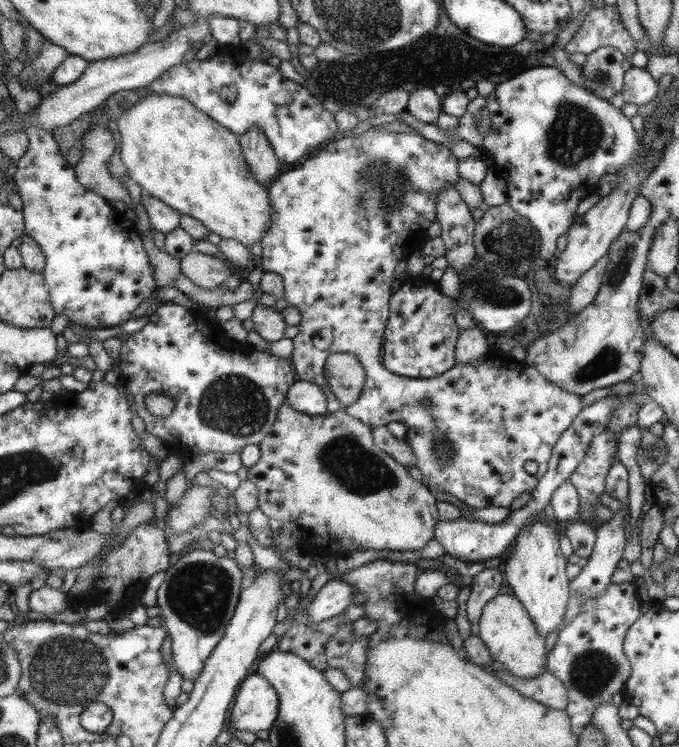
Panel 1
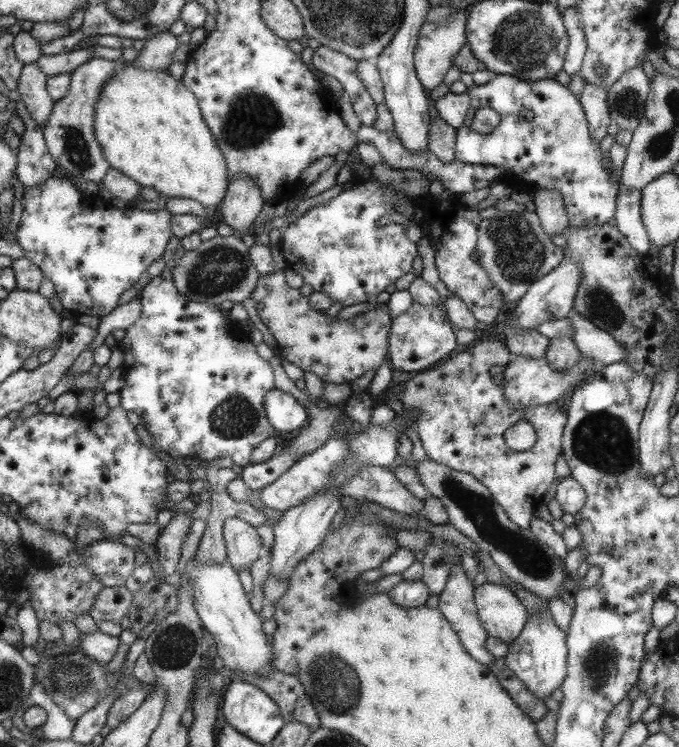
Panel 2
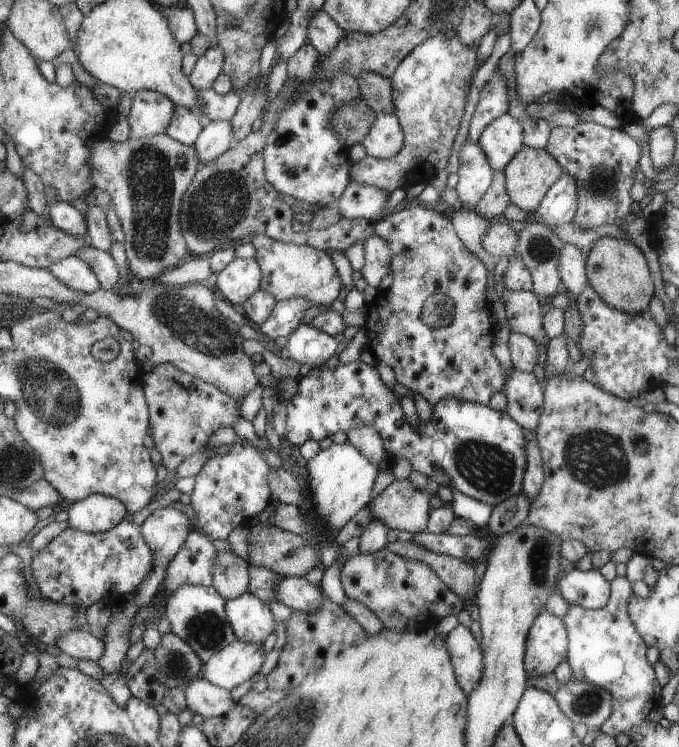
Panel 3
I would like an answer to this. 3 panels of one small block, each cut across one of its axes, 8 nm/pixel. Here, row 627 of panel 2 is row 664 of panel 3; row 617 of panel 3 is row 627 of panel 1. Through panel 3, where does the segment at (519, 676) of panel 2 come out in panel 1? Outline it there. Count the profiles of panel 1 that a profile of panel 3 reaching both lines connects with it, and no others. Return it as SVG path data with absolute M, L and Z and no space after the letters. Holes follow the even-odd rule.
M531 522L518 534L508 549L508 559L502 576L509 586L511 594L529 613L539 635L545 636L564 626L565 604L570 596L570 582L565 576L567 560L559 552L557 532L549 526L545 526L543 522Z

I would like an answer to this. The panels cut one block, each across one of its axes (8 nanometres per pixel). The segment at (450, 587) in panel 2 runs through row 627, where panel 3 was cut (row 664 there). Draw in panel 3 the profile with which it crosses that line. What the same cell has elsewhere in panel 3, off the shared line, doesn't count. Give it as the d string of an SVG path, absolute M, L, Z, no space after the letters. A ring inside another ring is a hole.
M461 624L449 630L444 638L458 684L466 696L469 696L469 692L475 690L483 674L479 644L475 642L471 631Z

